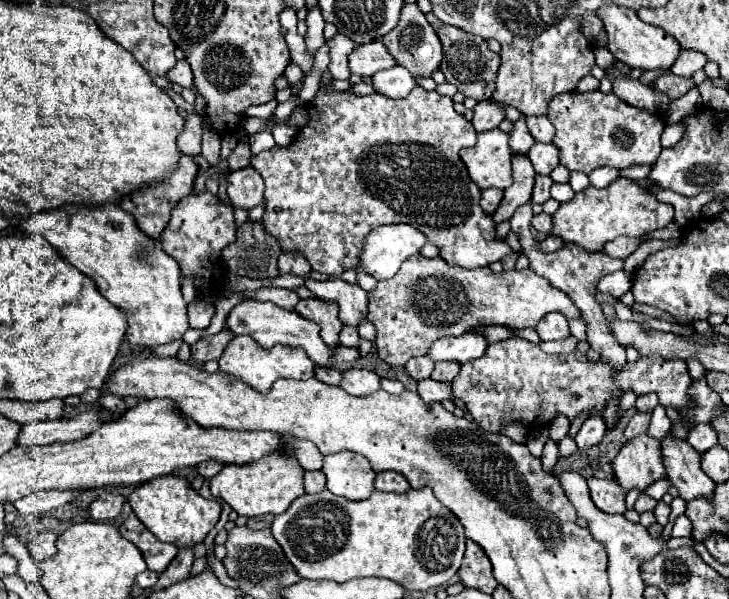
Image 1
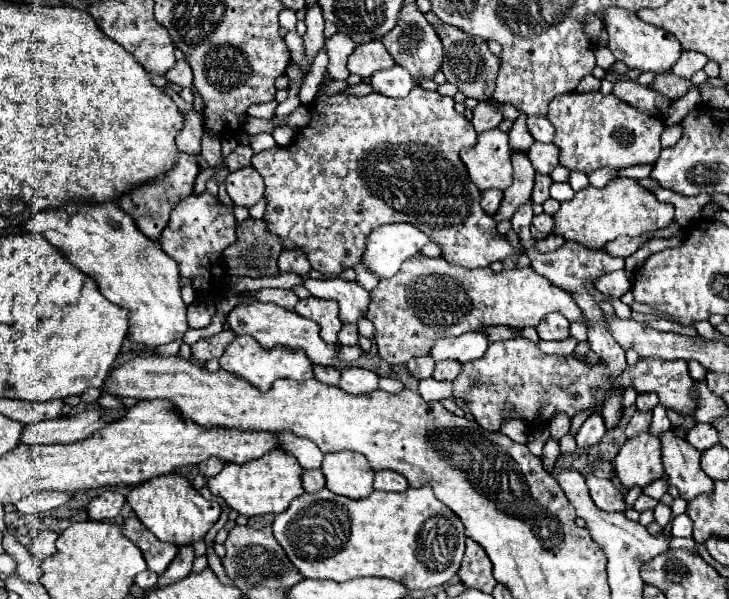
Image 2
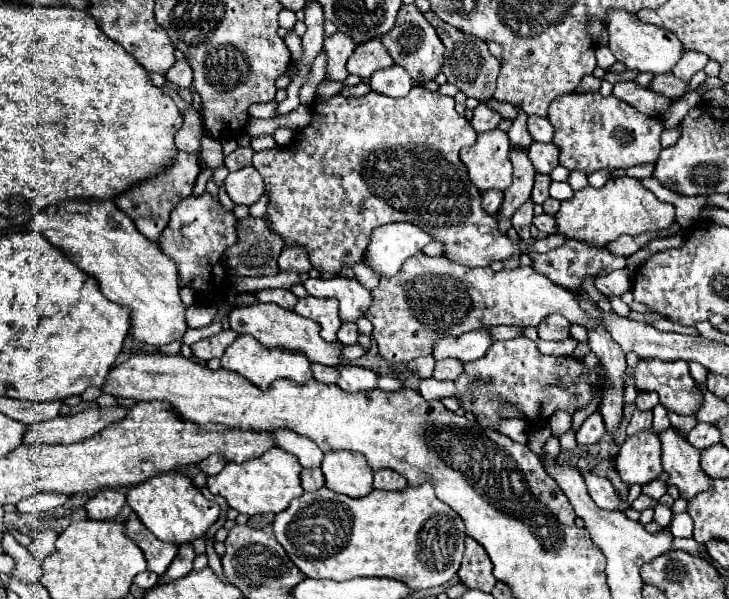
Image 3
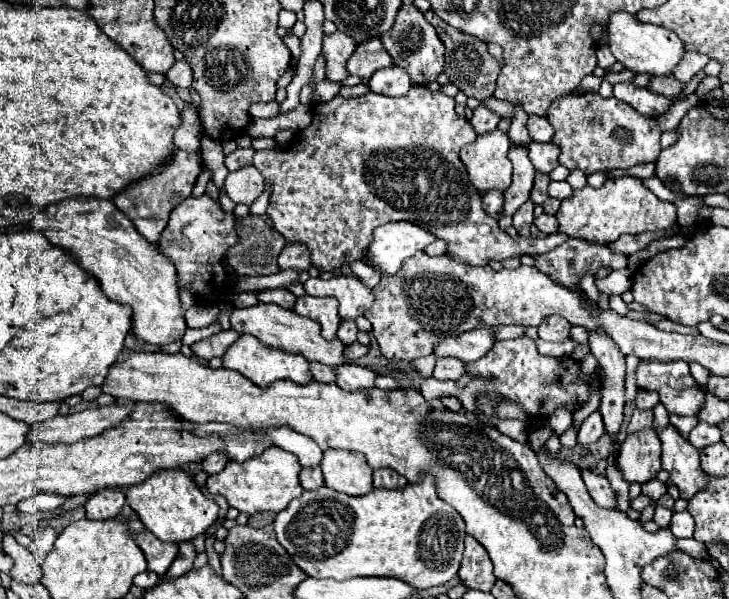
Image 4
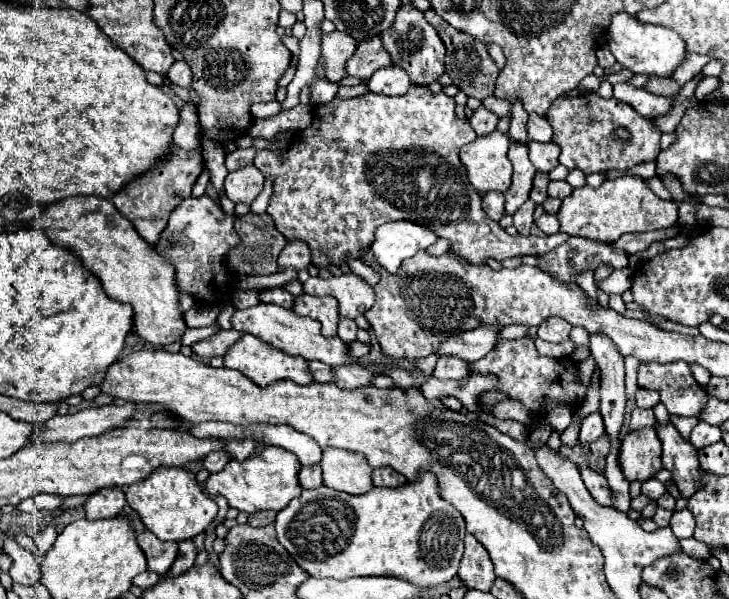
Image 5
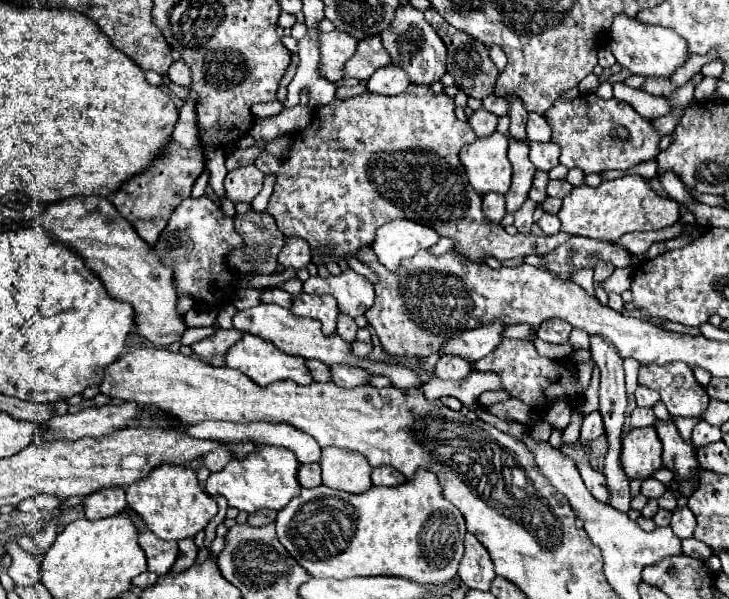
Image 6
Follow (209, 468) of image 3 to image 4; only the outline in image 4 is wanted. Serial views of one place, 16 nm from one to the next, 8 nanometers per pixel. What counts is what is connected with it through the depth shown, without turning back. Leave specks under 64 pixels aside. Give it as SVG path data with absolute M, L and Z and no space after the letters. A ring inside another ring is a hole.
M210 454L204 462L202 462L202 470L206 472L206 474L218 474L224 466L226 466L226 456L222 456L222 454Z

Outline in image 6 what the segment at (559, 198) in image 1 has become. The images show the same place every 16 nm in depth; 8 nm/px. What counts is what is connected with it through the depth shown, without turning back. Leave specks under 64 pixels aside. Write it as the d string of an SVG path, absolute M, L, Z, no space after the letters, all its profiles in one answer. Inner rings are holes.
M550 180L548 184L548 196L556 196L556 198L566 198L570 194L572 186L566 180Z

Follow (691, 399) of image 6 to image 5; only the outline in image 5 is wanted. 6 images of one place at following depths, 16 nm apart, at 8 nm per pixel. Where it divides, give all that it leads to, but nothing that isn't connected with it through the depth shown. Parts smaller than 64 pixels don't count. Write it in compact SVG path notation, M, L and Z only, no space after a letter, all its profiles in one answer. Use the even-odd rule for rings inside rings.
M684 362L640 364L638 386L656 390L660 394L660 402L676 416L698 416L700 408L704 408L706 392L694 380L690 366Z

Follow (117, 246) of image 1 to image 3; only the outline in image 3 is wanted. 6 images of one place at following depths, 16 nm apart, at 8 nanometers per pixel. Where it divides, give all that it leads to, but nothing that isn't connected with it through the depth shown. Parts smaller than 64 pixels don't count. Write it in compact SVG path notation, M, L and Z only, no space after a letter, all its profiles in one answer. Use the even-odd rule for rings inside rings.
M62 202L60 206L46 208L42 212L36 212L36 216L30 220L30 224L25 226L27 231L38 232L46 240L52 242L52 246L60 248L72 264L76 264L82 272L88 272L88 276L96 278L100 292L120 304L130 308L130 336L134 342L142 342L148 346L162 346L170 344L174 340L182 340L184 332L188 330L186 324L186 308L180 300L180 278L178 278L178 268L172 258L168 258L158 242L146 240L134 226L132 218L126 216L116 204L112 202L82 202L82 204L72 204L72 202Z

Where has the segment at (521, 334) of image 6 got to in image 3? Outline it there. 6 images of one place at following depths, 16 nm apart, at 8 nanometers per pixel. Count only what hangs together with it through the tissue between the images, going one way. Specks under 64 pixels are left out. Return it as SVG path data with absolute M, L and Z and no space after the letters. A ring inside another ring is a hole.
M496 326L496 328L488 328L492 340L510 340L510 338L518 338L522 334L524 328L512 328L512 326Z

